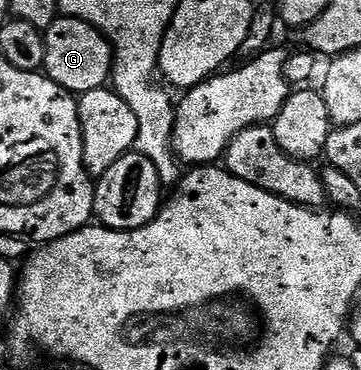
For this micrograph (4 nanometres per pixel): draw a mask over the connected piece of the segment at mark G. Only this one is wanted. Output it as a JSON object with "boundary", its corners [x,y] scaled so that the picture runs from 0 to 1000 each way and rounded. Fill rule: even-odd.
{"boundary":[[[169,46],[122,86],[127,165],[122,192],[163,235],[219,262],[291,232],[310,208],[310,119],[271,76],[222,51]]]}

